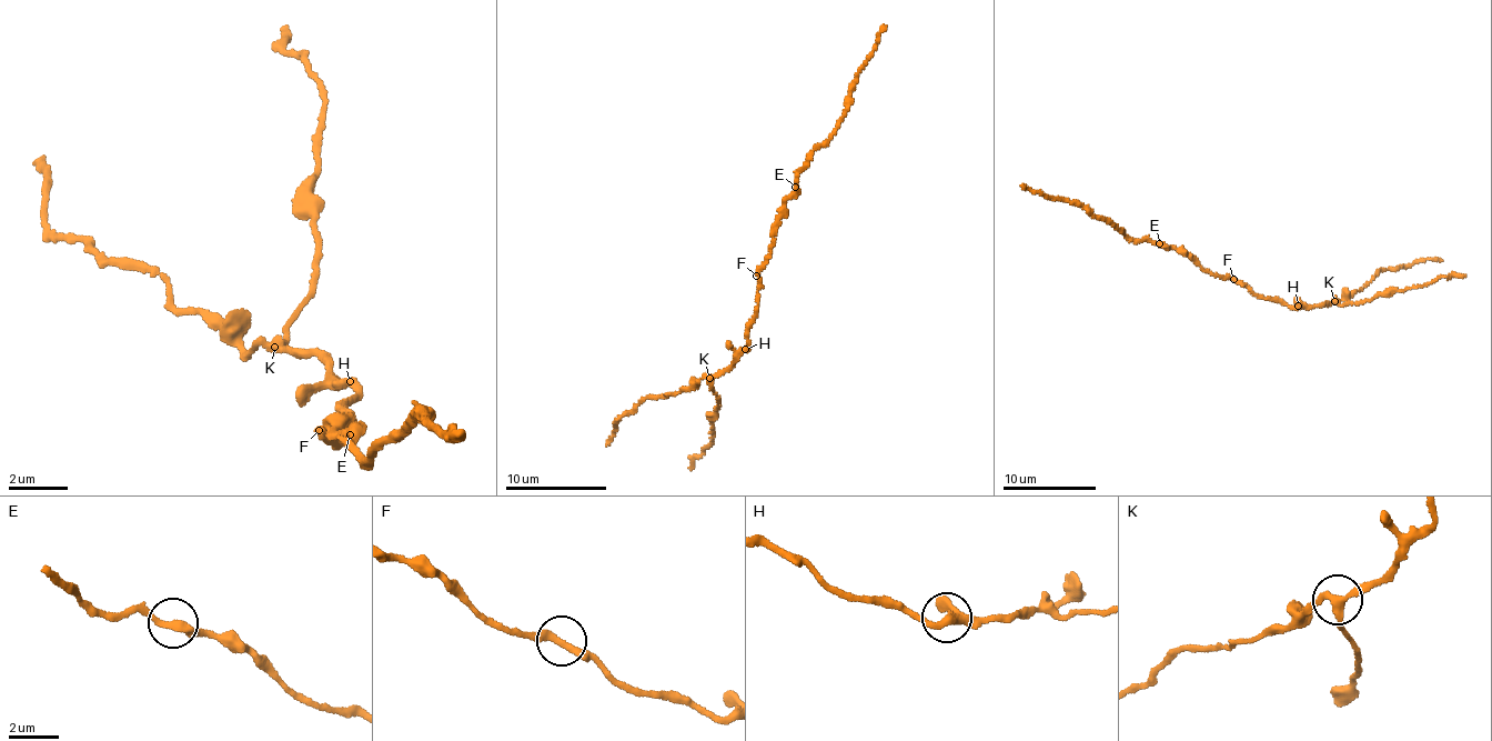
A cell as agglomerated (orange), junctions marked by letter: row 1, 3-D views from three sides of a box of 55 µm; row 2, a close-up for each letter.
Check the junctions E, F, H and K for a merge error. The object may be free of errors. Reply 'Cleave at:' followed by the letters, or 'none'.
Cleave at: K

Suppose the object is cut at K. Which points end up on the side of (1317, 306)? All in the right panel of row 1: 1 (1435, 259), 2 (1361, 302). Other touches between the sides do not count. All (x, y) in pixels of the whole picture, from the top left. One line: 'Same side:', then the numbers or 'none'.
Same side: 1

